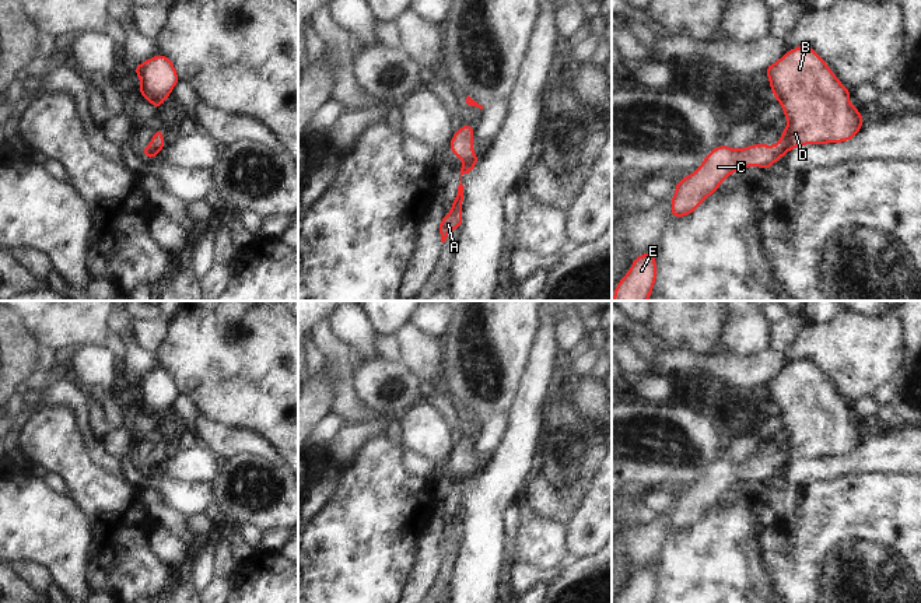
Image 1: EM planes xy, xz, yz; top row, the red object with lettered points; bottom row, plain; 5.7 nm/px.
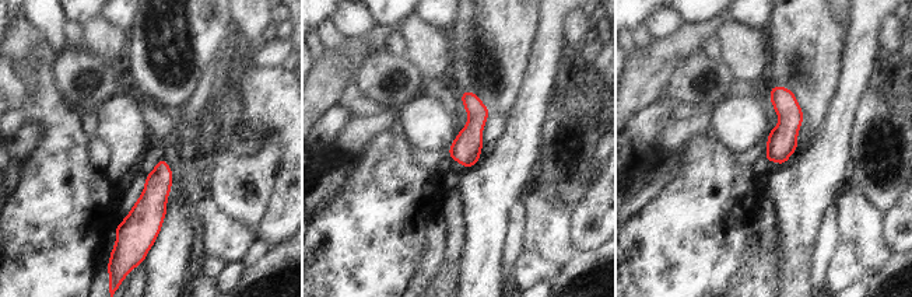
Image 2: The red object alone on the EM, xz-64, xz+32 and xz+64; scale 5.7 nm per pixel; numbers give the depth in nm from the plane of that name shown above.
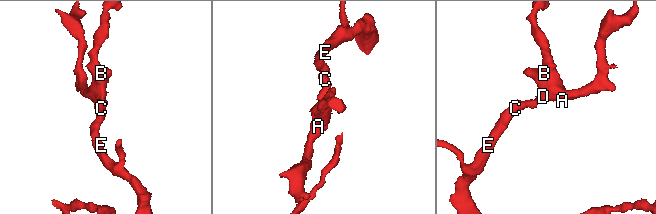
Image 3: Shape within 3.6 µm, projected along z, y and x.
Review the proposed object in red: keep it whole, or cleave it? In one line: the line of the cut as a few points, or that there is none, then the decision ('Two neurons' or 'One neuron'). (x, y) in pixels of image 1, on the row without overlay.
No split. One neuron

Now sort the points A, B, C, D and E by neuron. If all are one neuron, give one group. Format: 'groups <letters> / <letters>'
groups A B C D E

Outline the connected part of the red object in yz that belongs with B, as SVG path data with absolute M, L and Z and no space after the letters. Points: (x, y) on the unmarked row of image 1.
M805 358L788 364L764 385L770 392L770 402L782 418L784 430L788 432L788 439L784 442L778 457L754 457L743 463L733 463L726 457L715 460L696 485L676 495L676 506L670 513L670 530L683 530L693 526L711 506L718 504L724 492L739 481L756 478L766 484L787 464L798 459L848 455L862 441L864 432L858 421L848 416L851 407L810 360Z

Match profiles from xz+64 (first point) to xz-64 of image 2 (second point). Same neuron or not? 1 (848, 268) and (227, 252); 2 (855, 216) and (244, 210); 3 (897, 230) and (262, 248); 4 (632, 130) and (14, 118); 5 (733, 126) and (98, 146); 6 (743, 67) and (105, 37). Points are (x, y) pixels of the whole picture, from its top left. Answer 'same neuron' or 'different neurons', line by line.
1: different neurons
2: different neurons
3: different neurons
4: same neuron
5: different neurons
6: same neuron

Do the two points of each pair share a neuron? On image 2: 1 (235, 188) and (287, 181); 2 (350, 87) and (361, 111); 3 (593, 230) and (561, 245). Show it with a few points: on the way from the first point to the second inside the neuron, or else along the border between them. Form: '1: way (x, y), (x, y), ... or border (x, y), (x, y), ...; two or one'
1: border (281, 150), (270, 202), (265, 215); two
2: way (350, 93), (350, 97), (358, 105); one
3: border (568, 213), (568, 237), (574, 248); two

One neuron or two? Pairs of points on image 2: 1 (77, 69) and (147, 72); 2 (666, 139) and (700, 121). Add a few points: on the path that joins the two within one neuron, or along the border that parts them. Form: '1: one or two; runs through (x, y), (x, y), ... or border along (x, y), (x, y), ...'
1: two; border along (127, 79), (132, 87)
2: one; runs through (674, 133), (691, 126)

